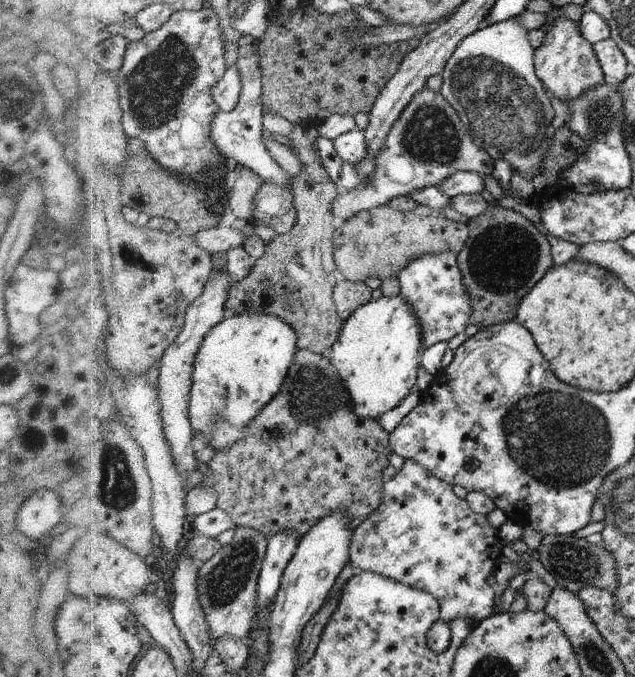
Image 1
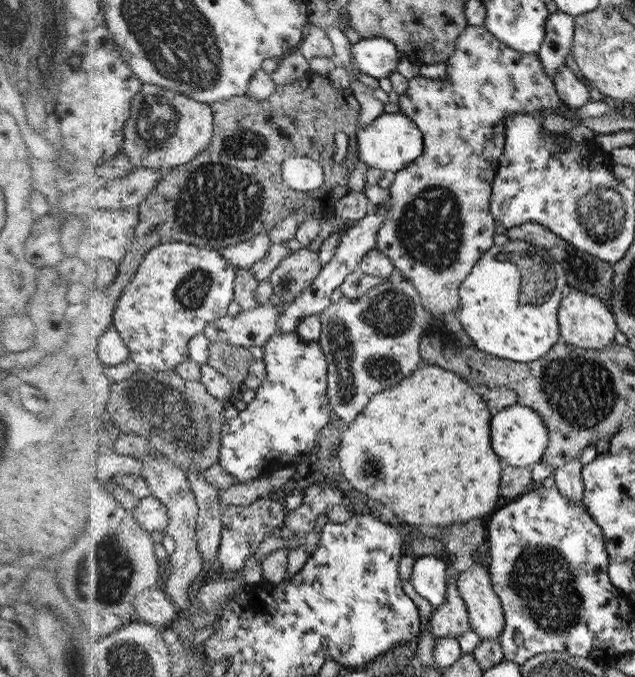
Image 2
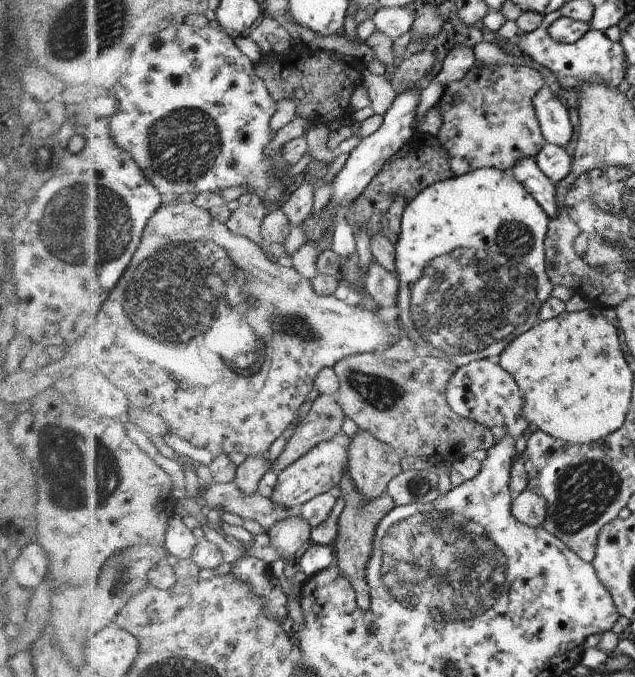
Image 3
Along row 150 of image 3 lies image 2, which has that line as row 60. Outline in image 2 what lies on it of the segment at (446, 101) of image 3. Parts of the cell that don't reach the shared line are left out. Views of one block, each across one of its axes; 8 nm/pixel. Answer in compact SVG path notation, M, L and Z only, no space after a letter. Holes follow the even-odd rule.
M484 25L480 26L468 26L457 40L456 50L449 59L445 62L448 77L442 80L434 80L432 78L423 77L422 75L409 79L408 88L400 95L398 100L398 106L400 107L399 113L404 114L413 120L414 125L421 130L424 134L424 152L414 163L409 167L404 168L402 171L394 173L394 180L389 188L389 209L384 219L382 228L377 233L377 247L380 253L389 257L392 263L395 265L396 271L400 272L404 277L413 282L413 285L419 293L421 293L421 299L427 309L434 314L434 319L443 321L444 315L447 313L460 312L461 299L460 288L461 284L469 276L469 272L473 270L475 264L480 260L483 255L493 249L494 247L494 222L495 218L492 218L493 214L490 214L491 210L488 210L488 202L490 200L490 188L493 188L492 180L494 180L494 172L498 168L498 158L501 158L504 150L504 140L508 140L508 136L504 136L504 124L506 119L510 116L516 116L522 114L524 116L537 116L541 117L546 124L552 124L555 118L568 119L573 123L582 123L579 119L572 120L571 116L564 116L559 112L560 107L568 107L557 92L556 85L553 79L545 72L544 63L540 59L537 53L525 54L524 52L518 52L517 49L510 48L504 41L498 40Z

